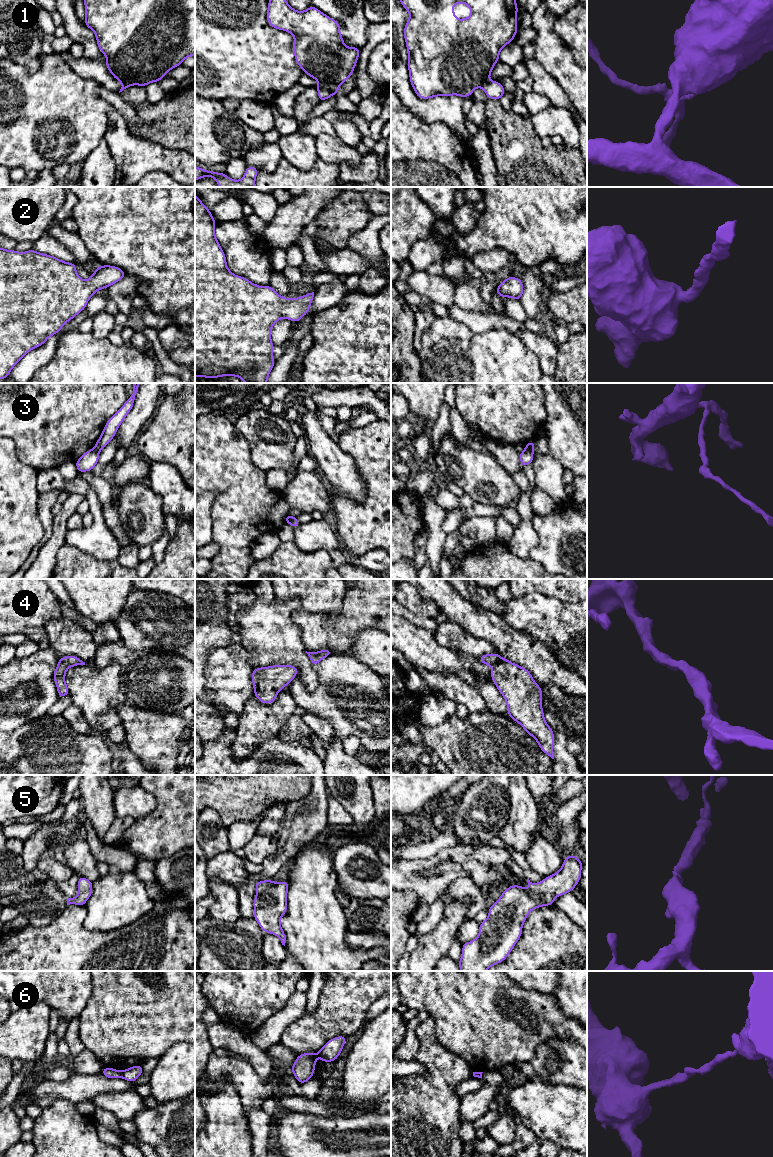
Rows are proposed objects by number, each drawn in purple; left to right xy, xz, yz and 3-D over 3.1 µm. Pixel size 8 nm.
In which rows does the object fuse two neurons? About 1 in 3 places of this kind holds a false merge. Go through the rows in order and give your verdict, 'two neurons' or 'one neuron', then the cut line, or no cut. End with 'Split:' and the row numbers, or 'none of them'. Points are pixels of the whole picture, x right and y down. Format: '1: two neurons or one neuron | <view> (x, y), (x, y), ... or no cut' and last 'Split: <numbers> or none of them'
1: two neurons | xz (318, 82), (335, 83), (338, 86)
2: one neuron | no cut
3: two neurons | yz (525, 449), (532, 452)
4: one neuron | no cut
5: one neuron | no cut
6: two neurons | xy (121, 1072), (122, 1076)
Split: 1, 3, 6

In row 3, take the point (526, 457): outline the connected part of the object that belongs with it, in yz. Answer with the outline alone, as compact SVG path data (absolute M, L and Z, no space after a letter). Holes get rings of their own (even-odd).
M524 450L523 452L519 453L519 457L521 466L524 468L525 466L533 462L534 454L531 451Z

